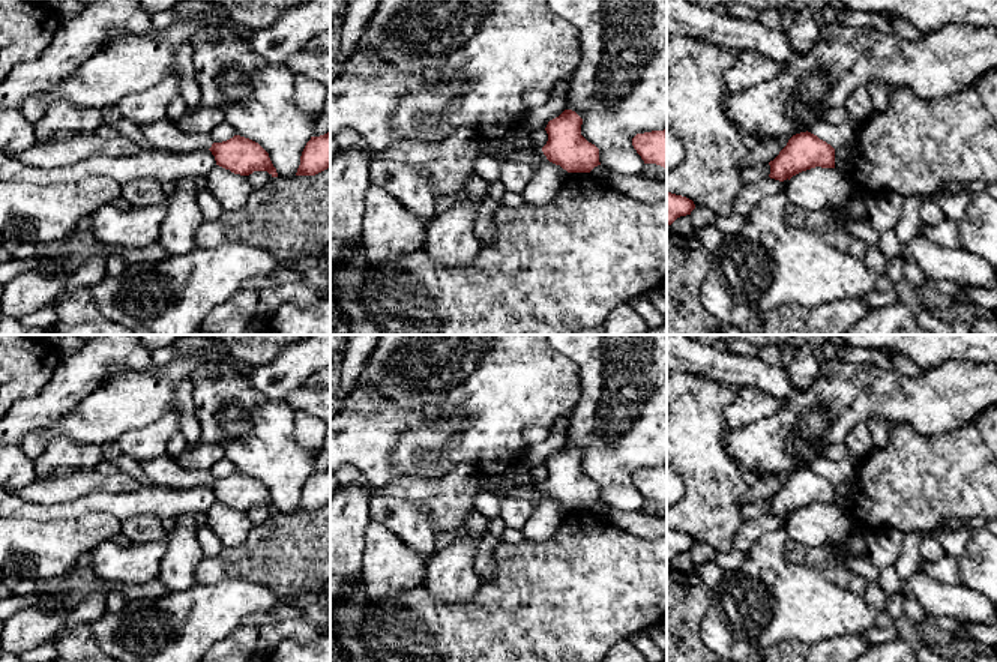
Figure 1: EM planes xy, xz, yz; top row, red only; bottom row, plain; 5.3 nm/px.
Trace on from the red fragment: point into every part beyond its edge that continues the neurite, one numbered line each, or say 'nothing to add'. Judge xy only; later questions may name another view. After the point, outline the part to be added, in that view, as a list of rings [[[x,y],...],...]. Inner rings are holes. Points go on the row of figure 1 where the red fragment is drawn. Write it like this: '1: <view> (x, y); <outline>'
1: xy (162, 134); [[[168,119],[158,120],[152,125],[140,128],[144,138],[156,149],[168,149],[173,152],[209,150],[213,144],[210,135],[185,134]]]

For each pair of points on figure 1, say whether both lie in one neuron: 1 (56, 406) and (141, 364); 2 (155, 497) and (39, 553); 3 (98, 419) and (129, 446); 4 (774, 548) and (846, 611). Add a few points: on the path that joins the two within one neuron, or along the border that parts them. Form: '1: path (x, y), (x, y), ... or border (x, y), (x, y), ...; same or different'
1: path (77, 385), (102, 359), (120, 359); same
2: border (78, 517), (87, 512), (110, 512), (120, 521); different
3: border (152, 422), (125, 431), (116, 442); different
4: path (784, 569), (825, 610); same

